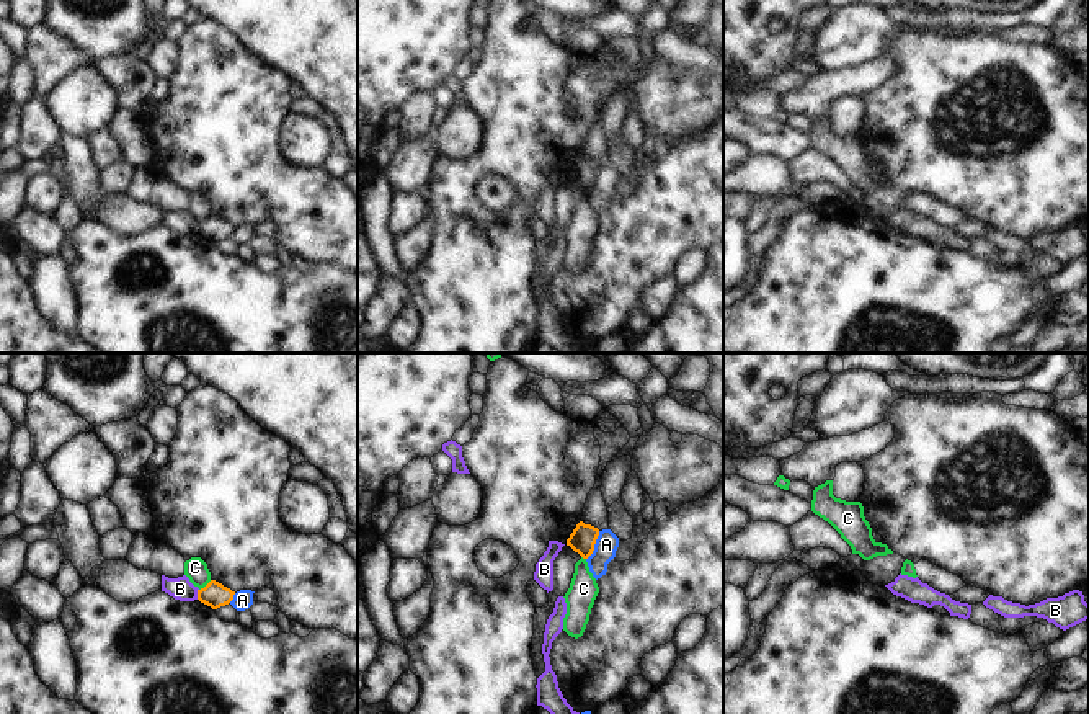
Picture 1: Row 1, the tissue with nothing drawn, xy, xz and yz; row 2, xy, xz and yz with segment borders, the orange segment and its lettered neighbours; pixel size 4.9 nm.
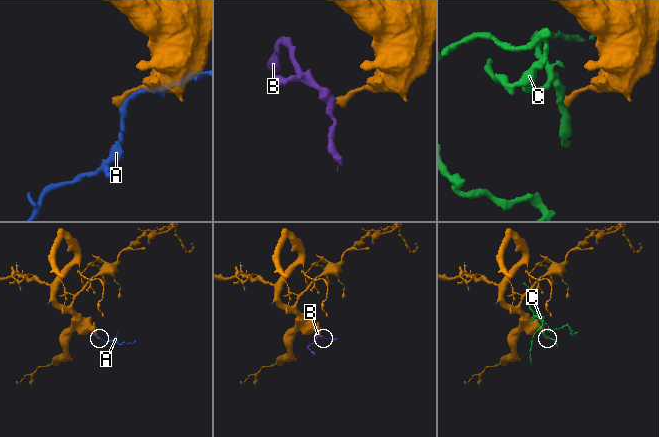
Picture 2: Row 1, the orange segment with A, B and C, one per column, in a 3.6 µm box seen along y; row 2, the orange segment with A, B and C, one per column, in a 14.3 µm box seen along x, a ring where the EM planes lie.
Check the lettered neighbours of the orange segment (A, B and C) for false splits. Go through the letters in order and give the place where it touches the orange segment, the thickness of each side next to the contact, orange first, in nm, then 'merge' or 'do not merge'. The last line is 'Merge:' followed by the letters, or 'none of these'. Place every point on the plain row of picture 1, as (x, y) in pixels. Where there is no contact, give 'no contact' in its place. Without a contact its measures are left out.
A: meets orange in xz at (593, 180); 130 nm thick on the orange side, 110 nm on the other; do not merge
B: meets orange in xy at (198, 227); 120 nm thick on the orange side, 110 nm on the other; do not merge
C: meets orange in xy at (206, 219); 120 nm thick on the orange side, 110 nm on the other; do not merge
Merge: none of these

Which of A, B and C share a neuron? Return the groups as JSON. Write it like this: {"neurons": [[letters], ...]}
{"neurons": [["A"], ["B"], ["C"]]}

